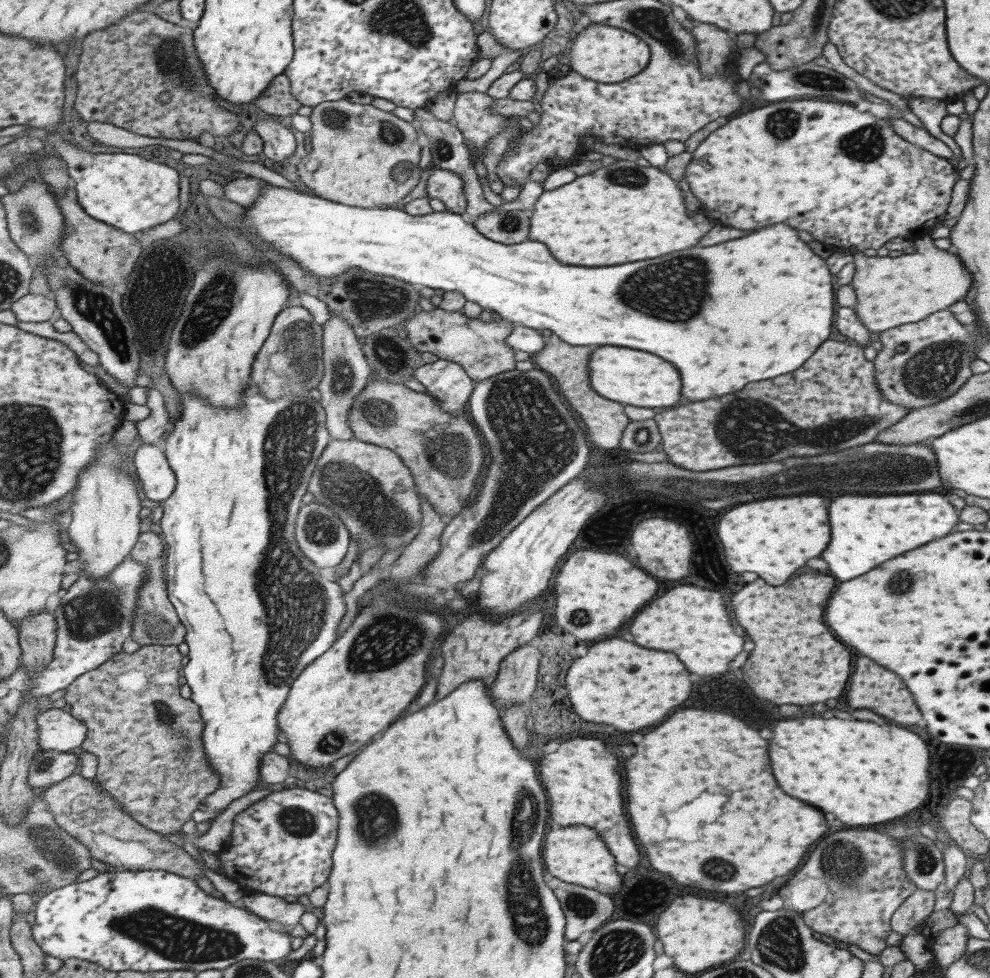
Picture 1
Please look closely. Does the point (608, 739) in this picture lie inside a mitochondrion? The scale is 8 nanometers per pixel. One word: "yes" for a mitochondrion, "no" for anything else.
no

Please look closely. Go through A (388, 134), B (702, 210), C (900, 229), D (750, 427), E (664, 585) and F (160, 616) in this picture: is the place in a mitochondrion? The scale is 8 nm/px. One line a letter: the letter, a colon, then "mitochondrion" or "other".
A: mitochondrion
B: other
C: other
D: mitochondrion
E: other
F: mitochondrion

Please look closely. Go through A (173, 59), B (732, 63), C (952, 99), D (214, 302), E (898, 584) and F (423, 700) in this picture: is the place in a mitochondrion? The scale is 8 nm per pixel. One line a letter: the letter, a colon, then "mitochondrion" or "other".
A: mitochondrion
B: other
C: other
D: mitochondrion
E: mitochondrion
F: other

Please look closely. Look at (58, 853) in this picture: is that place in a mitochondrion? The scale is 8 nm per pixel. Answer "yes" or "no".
yes

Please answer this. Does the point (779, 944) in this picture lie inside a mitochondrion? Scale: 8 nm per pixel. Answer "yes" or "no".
yes

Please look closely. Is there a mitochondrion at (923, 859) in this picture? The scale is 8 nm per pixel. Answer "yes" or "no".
yes

